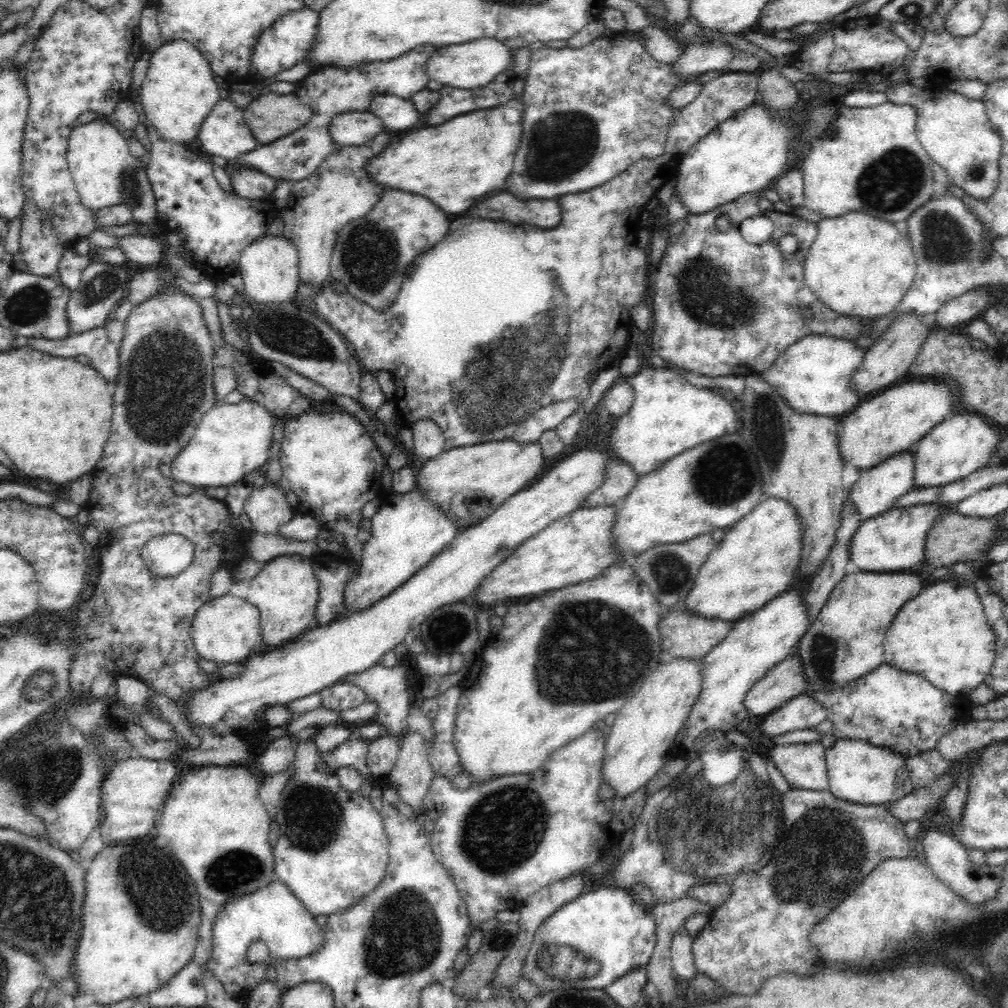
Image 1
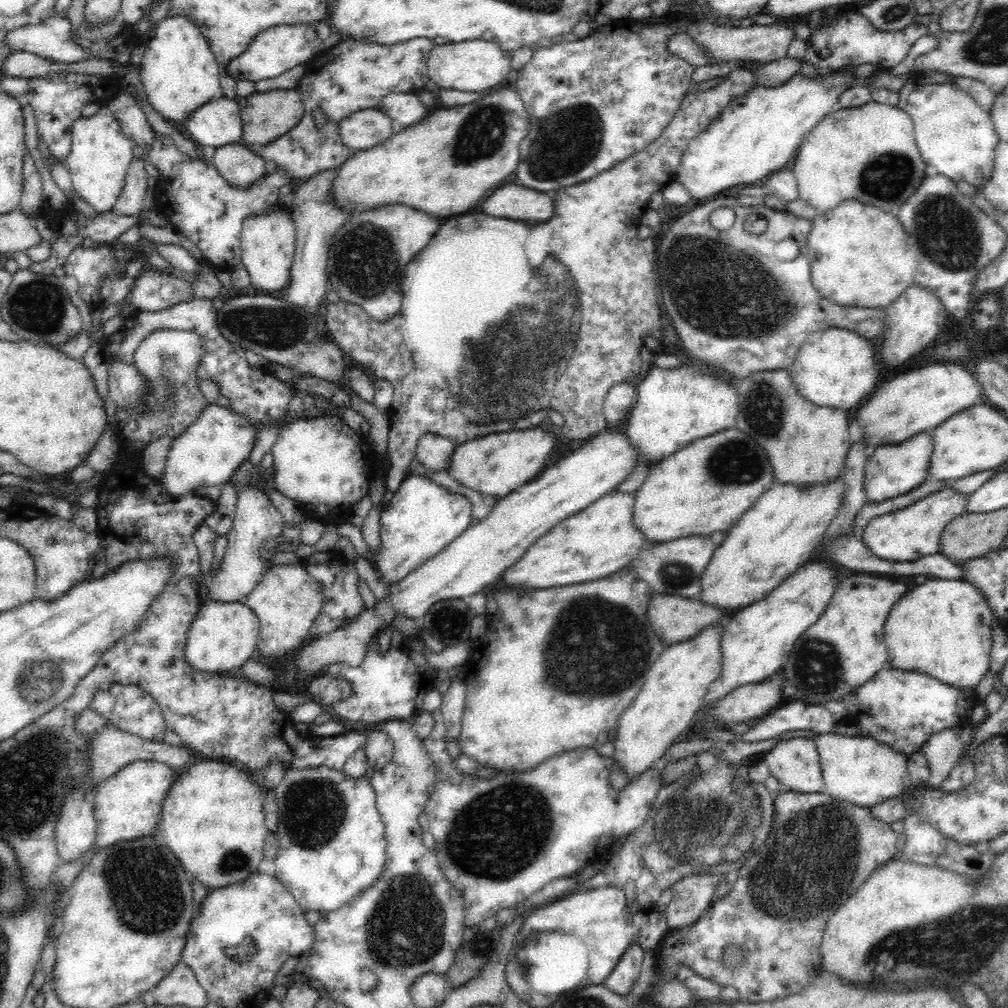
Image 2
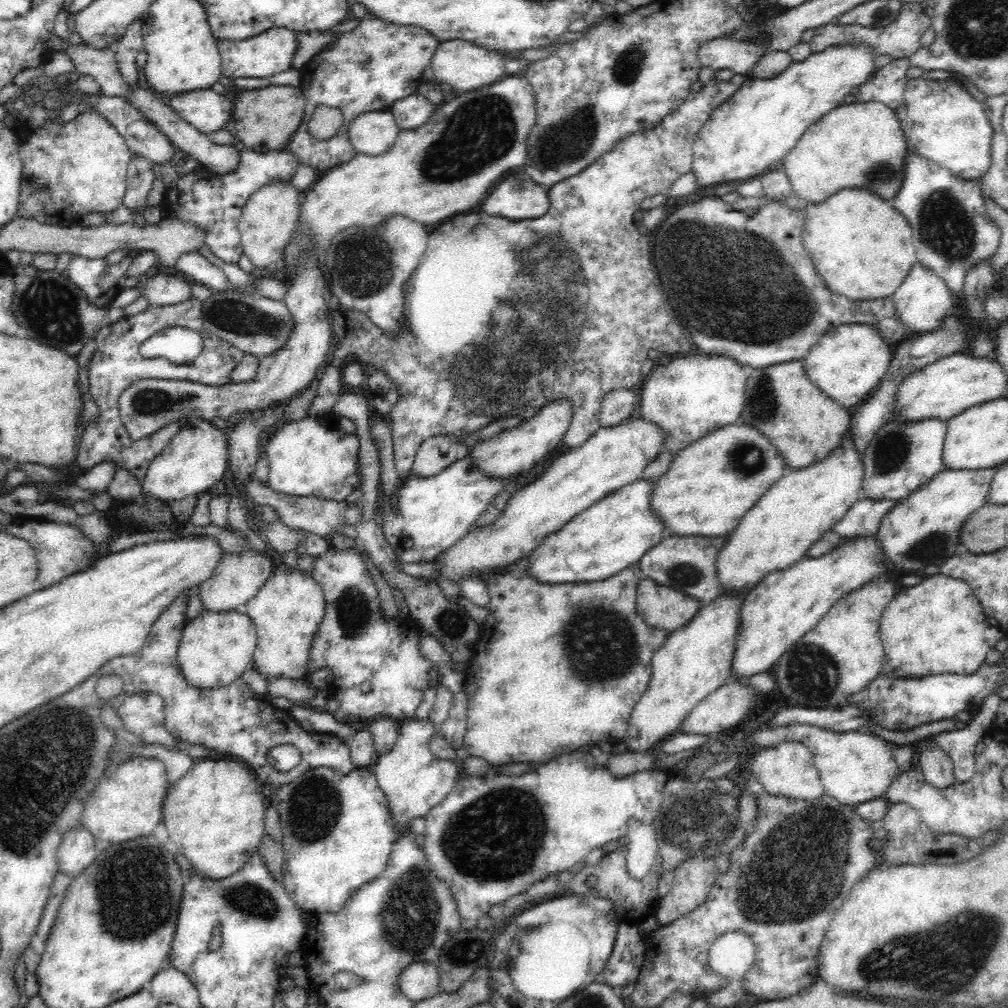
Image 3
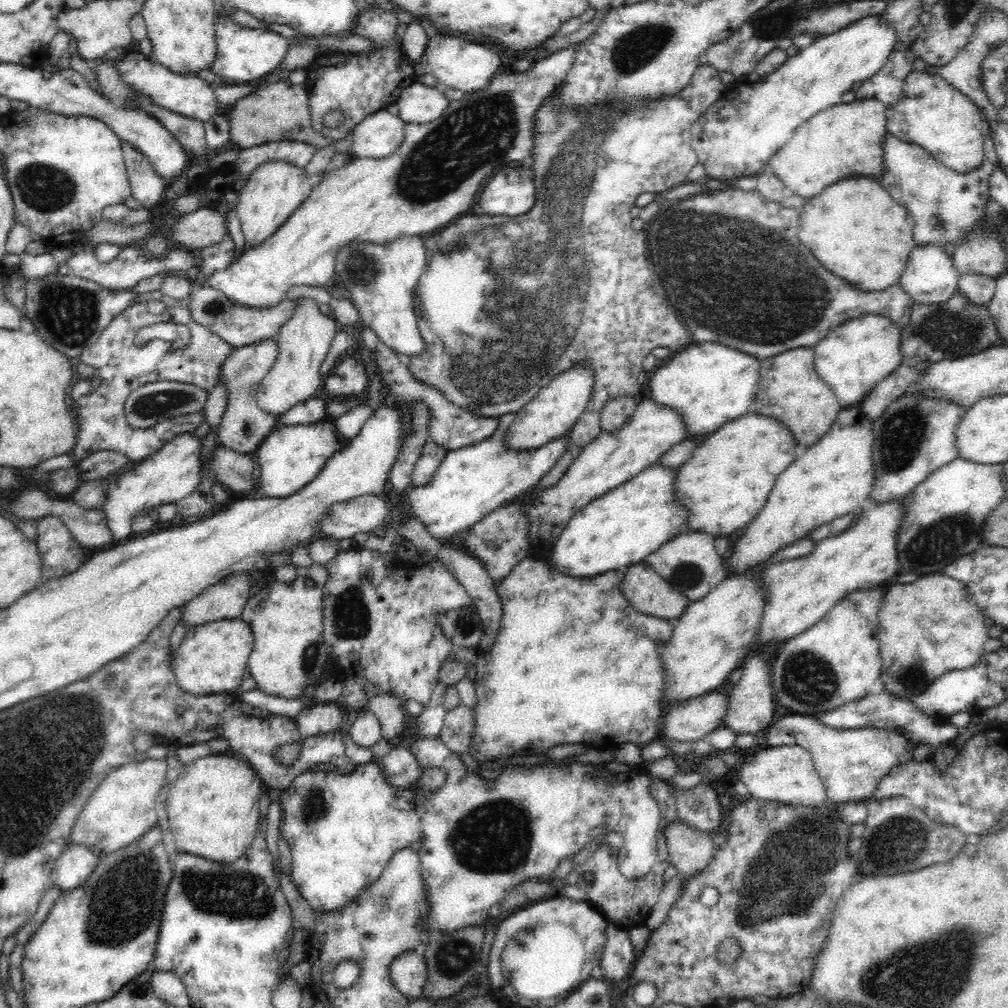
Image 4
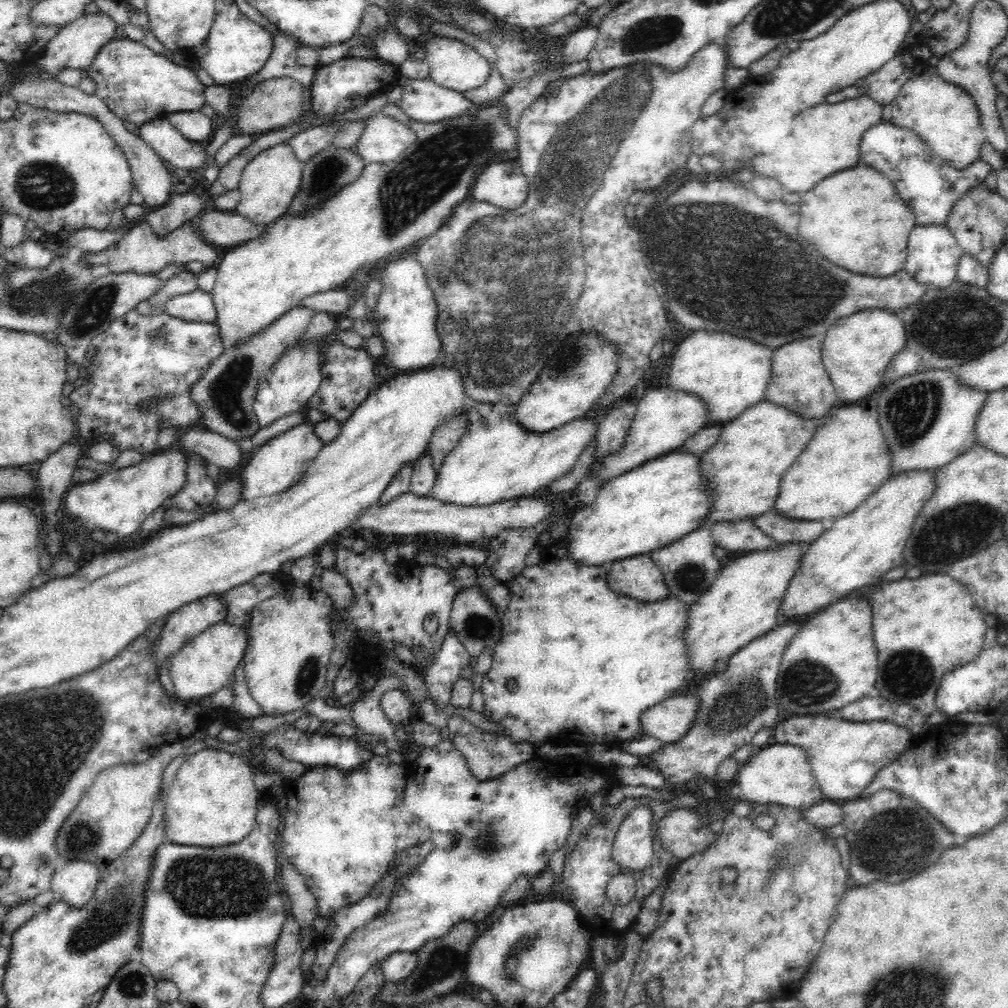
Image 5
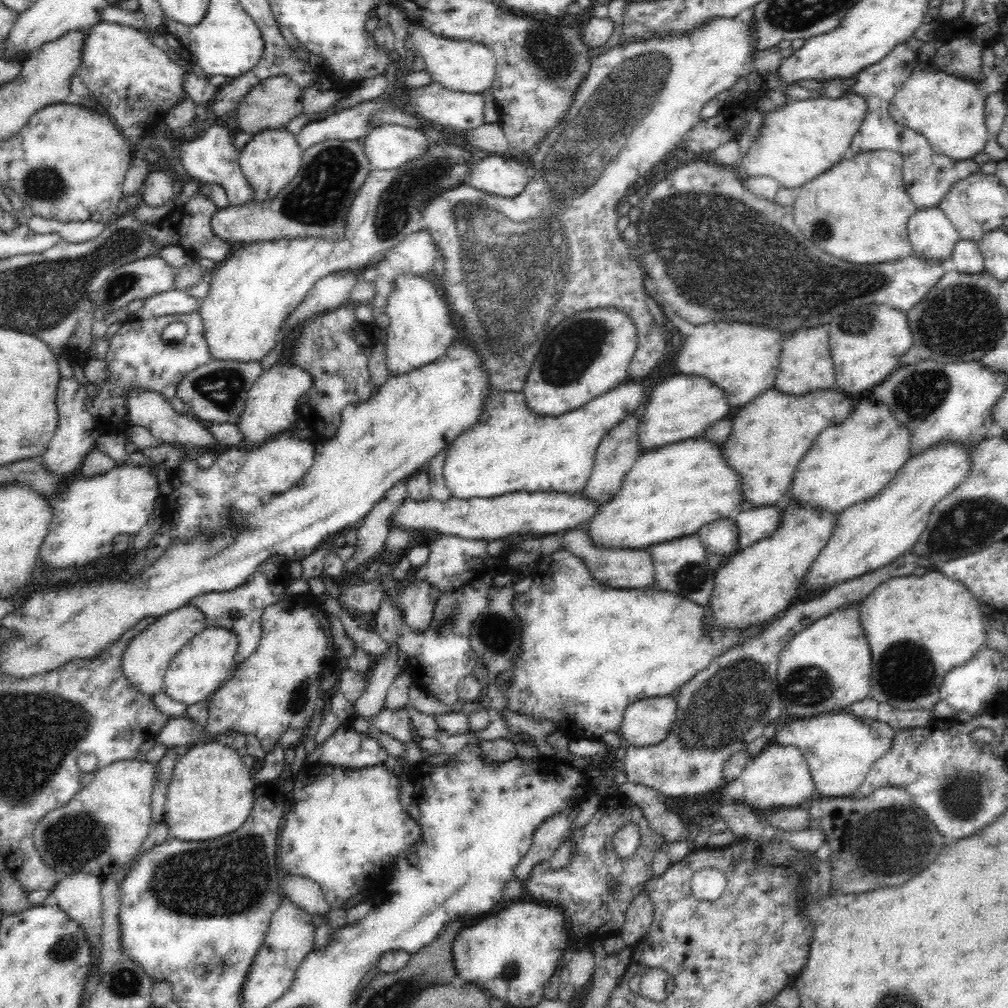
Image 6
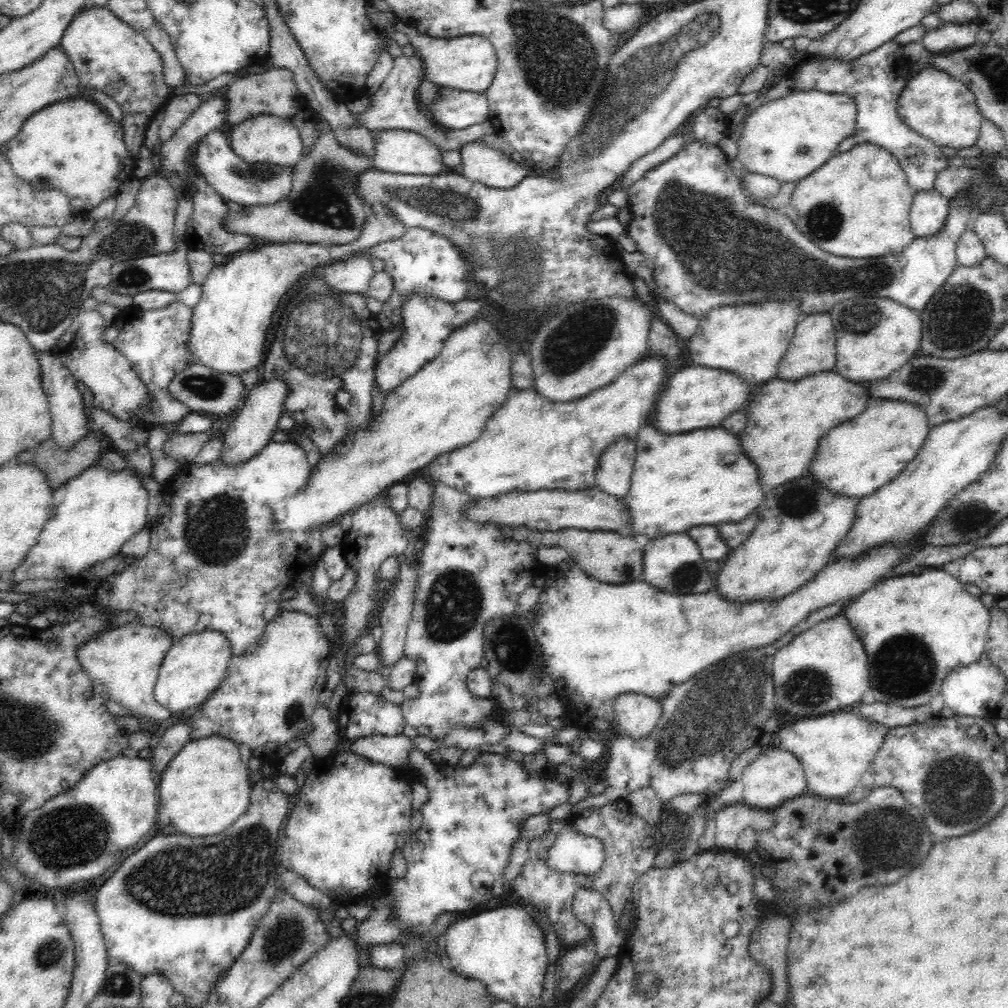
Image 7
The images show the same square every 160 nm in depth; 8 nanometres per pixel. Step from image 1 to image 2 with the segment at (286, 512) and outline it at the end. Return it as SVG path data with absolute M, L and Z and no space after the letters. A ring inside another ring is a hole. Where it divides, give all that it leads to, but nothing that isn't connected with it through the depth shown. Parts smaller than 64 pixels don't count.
M246 460L236 471L235 474L228 478L228 483L236 487L236 510L233 516L232 528L227 533L227 547L225 550L224 558L220 562L220 566L216 570L212 569L211 576L207 582L207 595L212 601L218 602L238 602L242 600L244 596L248 596L252 592L252 589L263 579L263 574L272 567L267 560L264 560L260 556L260 549L264 542L282 535L282 527L284 526L284 518L280 515L280 512L274 508L268 494L265 495L262 490L259 490L258 486L251 484L251 478L254 477L254 465L252 461Z

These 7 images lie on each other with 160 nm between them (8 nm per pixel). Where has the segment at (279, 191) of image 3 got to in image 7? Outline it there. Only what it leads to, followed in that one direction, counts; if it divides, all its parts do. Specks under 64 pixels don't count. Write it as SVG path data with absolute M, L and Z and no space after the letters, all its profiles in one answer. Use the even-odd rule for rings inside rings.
M258 114L236 125L227 126L226 134L232 150L246 162L269 162L280 166L296 165L303 156L303 144L297 126L290 118L273 114Z

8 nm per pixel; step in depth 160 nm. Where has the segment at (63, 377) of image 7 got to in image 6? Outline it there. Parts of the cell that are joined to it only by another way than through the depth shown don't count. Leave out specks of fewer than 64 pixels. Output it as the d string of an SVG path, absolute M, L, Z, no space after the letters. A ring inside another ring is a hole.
M60 377L55 401L58 414L57 428L48 448L42 454L44 467L54 475L66 476L80 468L81 461L94 448L96 440L101 436L96 430L94 418L86 407L87 400L86 387L80 385L74 377Z

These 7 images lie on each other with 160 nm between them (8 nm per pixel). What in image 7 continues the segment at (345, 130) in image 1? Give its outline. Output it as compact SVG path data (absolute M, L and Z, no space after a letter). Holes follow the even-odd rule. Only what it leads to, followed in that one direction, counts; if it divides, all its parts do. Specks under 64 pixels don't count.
M386 129L375 134L375 151L372 163L375 168L394 174L413 174L432 176L447 169L442 163L442 151L428 137L414 131Z

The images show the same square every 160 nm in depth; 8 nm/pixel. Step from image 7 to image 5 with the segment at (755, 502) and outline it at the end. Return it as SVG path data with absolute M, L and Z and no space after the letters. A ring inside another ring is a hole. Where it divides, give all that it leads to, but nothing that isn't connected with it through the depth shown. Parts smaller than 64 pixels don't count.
M680 446L652 459L608 480L591 505L582 505L571 512L567 520L570 538L565 544L574 560L588 566L606 567L614 560L648 555L706 526L702 522L708 518L713 496L708 496L708 482L700 469L701 455L696 456Z

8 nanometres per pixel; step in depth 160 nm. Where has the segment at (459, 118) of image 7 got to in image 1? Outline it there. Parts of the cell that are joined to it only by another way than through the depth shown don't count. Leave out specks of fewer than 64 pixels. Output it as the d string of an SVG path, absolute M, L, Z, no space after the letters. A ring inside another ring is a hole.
M394 94L376 95L371 100L369 111L381 118L386 131L393 134L415 128L423 118L411 98Z

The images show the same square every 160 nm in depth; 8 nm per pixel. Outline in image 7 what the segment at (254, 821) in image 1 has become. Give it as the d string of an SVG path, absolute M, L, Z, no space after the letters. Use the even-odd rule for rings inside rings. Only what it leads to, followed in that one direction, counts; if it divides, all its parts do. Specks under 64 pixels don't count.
M220 735L191 738L159 775L157 820L188 836L218 834L248 810L250 777L248 765L240 757L238 743Z

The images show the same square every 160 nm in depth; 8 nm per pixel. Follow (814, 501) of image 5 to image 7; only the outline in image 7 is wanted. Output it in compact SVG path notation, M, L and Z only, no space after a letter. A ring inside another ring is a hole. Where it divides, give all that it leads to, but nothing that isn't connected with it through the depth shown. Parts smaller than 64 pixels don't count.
M872 397L872 400L868 402L868 408L859 416L828 430L824 438L820 440L820 446L812 459L810 474L834 494L857 496L861 499L900 475L926 442L930 429L928 415L918 404Z

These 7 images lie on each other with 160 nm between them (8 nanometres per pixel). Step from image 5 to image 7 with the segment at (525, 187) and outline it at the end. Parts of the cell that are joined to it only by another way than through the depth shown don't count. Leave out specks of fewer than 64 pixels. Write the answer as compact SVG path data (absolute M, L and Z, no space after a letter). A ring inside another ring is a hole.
M481 141L469 142L459 151L461 173L474 182L492 188L510 188L531 174L524 164L514 162L507 154Z

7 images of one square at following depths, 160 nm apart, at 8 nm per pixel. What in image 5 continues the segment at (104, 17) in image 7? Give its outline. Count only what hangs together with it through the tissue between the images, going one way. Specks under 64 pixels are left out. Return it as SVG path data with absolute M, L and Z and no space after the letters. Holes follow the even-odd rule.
M114 37L102 46L86 69L86 77L96 85L93 94L100 97L122 121L132 122L138 127L168 113L200 110L204 106L204 85L196 73L162 54L156 54L141 40Z

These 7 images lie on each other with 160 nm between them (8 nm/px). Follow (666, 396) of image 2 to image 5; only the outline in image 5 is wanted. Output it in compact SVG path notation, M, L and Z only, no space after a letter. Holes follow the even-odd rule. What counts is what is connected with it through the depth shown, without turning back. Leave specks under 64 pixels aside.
M694 330L688 332L671 353L668 386L702 398L708 407L711 424L732 421L744 410L766 399L767 386L772 376L772 353L773 349L769 346L752 342L748 338L724 332Z

